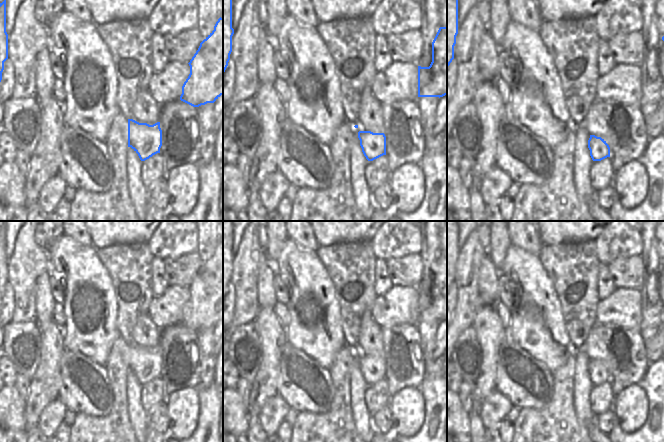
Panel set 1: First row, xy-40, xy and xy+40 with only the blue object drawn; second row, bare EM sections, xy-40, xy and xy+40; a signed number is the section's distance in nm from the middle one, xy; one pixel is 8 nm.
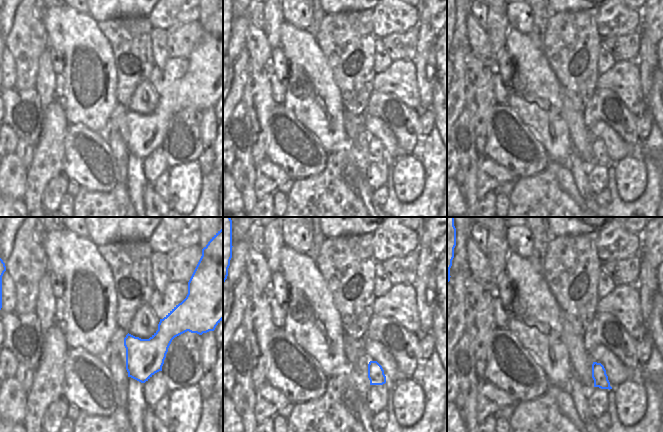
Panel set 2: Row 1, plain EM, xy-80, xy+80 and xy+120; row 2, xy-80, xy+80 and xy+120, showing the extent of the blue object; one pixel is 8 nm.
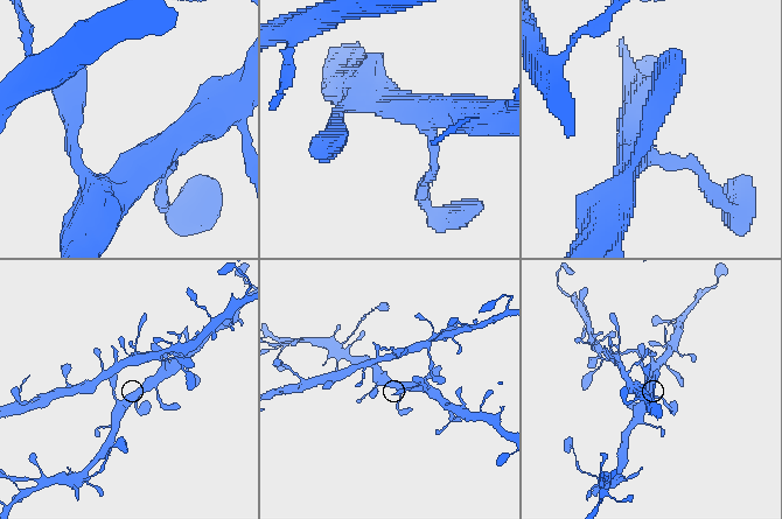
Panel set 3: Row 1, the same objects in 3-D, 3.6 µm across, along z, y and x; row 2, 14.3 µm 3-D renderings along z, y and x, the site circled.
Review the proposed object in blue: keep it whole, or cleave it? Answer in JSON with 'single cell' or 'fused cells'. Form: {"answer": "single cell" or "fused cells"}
{"answer": "single cell"}

